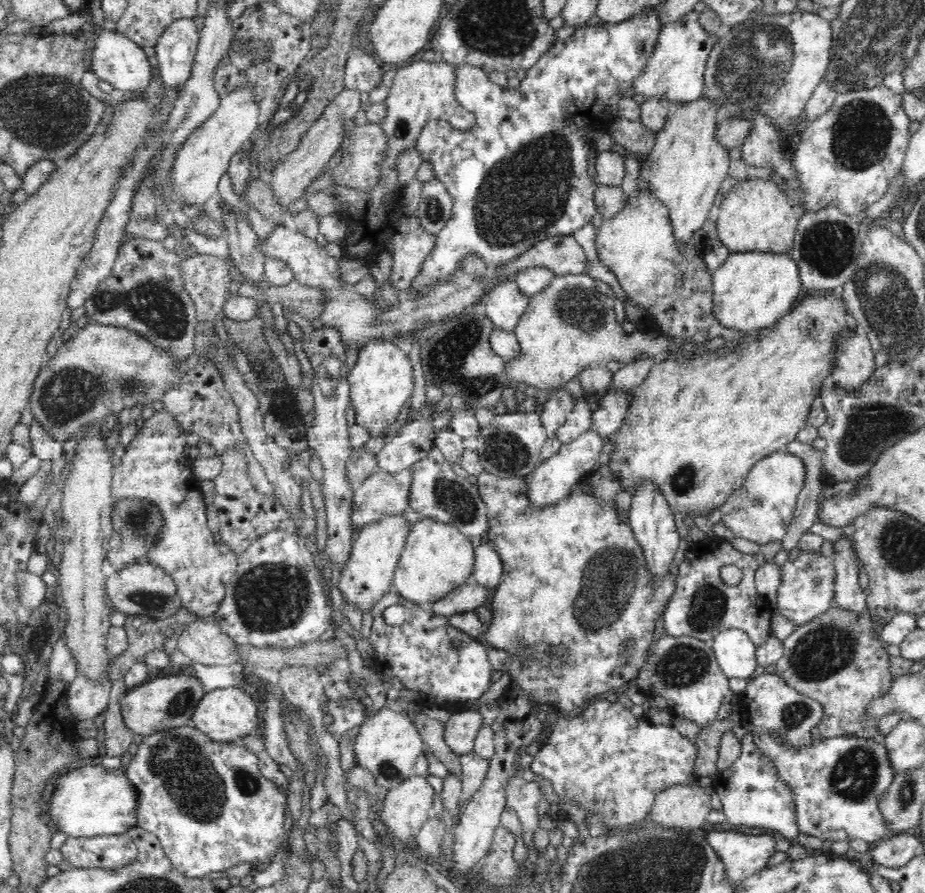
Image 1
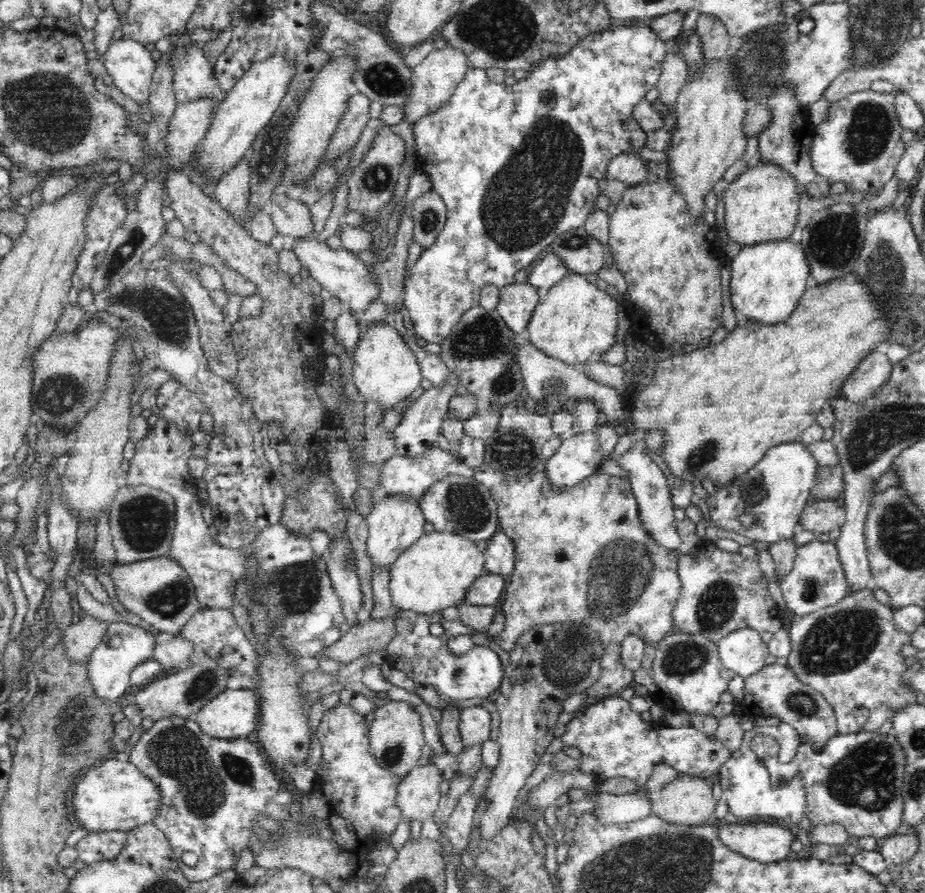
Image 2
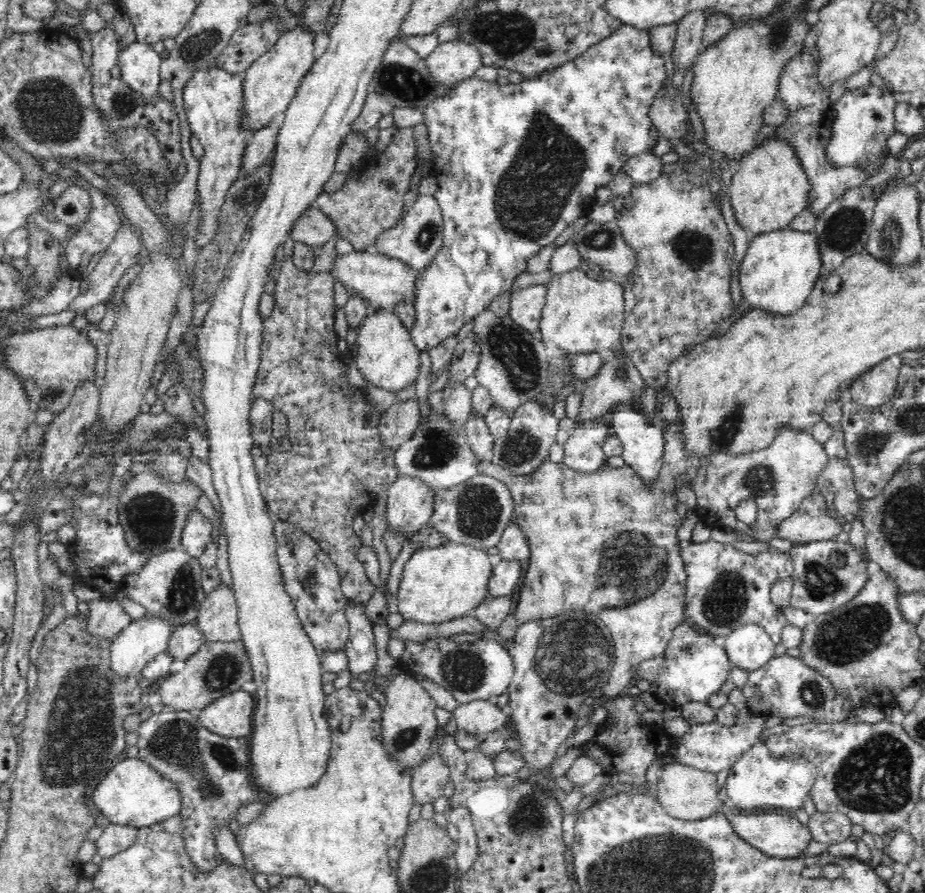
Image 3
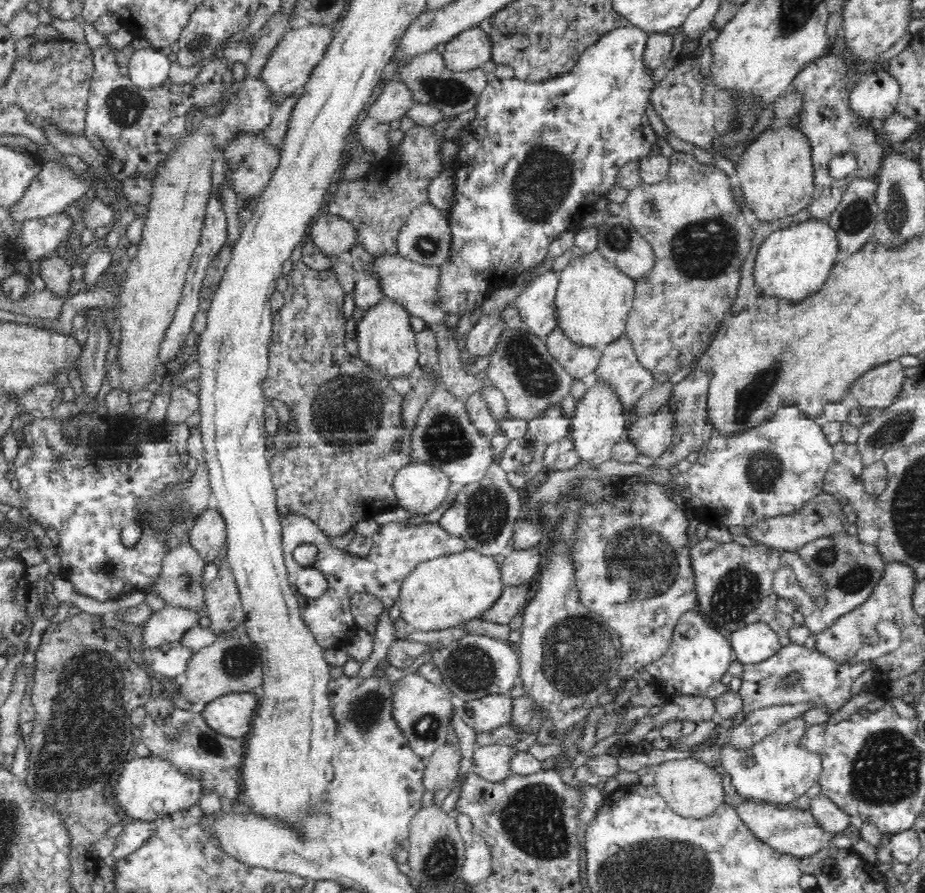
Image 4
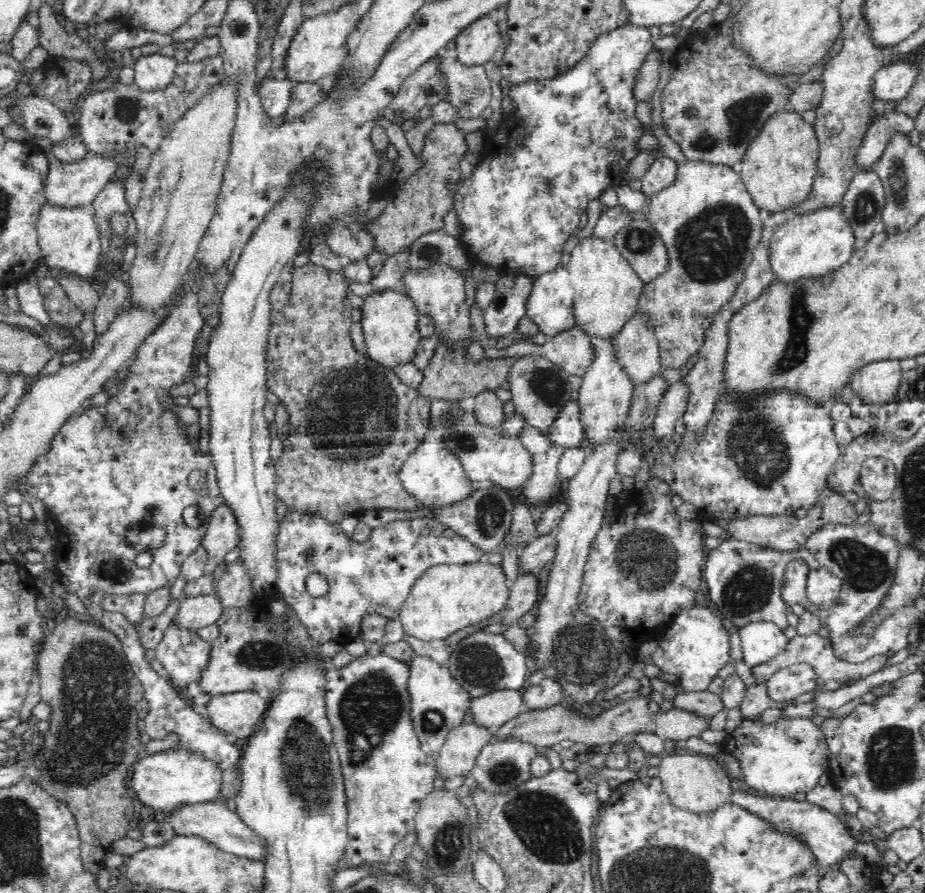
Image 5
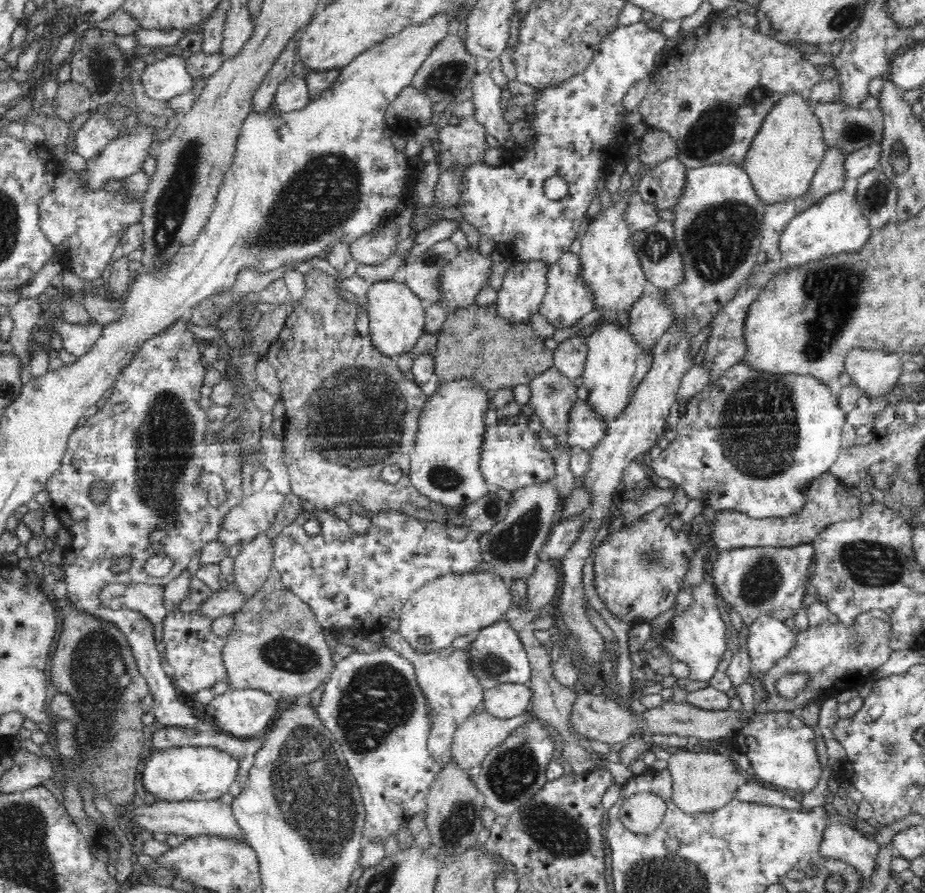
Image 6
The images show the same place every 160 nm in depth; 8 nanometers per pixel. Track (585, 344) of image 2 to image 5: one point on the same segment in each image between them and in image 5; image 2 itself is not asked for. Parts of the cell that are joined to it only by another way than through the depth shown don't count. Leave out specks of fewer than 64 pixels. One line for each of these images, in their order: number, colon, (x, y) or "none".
3: (583, 314)
4: (594, 298)
5: (607, 289)

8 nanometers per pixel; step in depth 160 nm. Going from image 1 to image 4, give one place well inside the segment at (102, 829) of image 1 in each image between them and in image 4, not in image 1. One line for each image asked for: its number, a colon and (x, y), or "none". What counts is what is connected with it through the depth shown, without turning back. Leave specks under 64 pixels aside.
2: (117, 796)
3: (134, 793)
4: (150, 788)

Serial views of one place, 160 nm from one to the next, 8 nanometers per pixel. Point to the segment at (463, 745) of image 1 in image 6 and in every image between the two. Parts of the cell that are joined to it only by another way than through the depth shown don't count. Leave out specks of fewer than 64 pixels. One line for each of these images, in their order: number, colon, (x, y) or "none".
2: (475, 722)
3: (481, 717)
4: (485, 714)
5: (494, 709)
6: (507, 700)

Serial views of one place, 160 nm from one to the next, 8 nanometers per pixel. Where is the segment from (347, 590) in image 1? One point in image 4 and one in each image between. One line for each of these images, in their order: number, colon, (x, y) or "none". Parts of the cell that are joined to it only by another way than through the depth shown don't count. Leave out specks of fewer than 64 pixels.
2: (396, 522)
3: (410, 503)
4: (421, 487)

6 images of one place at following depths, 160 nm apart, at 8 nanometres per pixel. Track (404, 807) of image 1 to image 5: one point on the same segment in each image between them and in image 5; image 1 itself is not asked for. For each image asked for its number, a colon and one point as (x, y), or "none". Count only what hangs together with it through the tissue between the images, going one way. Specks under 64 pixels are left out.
2: (419, 795)
3: (432, 779)
4: (442, 768)
5: (464, 744)

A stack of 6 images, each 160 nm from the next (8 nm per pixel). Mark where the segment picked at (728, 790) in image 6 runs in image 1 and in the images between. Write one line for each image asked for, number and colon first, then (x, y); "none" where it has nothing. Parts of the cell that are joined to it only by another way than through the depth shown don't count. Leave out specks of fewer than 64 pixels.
1: (681, 806)
2: (688, 799)
3: (685, 792)
4: (691, 788)
5: (695, 784)

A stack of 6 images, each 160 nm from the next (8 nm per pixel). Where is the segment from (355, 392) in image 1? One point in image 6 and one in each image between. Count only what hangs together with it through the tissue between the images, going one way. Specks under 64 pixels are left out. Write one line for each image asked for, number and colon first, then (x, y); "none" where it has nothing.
2: (385, 371)
3: (386, 356)
4: (386, 341)
5: (390, 320)
6: (397, 316)

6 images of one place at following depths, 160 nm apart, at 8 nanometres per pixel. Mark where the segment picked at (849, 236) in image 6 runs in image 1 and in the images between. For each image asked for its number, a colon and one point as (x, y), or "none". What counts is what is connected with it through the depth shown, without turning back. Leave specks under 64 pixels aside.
1: (752, 290)
2: (769, 278)
3: (780, 270)
4: (793, 262)
5: (816, 242)

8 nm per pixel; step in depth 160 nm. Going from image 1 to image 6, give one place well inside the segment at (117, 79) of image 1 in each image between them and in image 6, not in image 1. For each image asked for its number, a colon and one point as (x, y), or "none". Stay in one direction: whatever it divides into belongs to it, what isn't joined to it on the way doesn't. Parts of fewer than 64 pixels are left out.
2: (130, 64)
3: (140, 65)
4: (148, 68)
5: (154, 72)
6: (169, 76)

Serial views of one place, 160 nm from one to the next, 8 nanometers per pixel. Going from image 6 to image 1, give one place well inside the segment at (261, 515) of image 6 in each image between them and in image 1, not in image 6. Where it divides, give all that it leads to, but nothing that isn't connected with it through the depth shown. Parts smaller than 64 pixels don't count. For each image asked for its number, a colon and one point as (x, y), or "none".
1: (154, 466)
2: (161, 460)
3: (197, 535)
4: (208, 535)
5: (224, 533)

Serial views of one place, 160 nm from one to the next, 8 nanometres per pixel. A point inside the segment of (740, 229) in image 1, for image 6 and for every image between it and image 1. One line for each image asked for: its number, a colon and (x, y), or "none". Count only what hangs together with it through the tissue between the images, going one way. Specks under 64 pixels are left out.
2: (761, 204)
3: (770, 188)
4: (776, 173)
5: (779, 167)
6: (784, 156)

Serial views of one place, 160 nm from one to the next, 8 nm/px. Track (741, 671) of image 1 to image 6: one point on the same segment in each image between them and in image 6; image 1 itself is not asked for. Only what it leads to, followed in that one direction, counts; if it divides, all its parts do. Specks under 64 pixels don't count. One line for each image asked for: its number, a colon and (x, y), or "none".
2: (743, 651)
3: (749, 647)
4: (756, 642)
5: (761, 641)
6: (770, 640)

